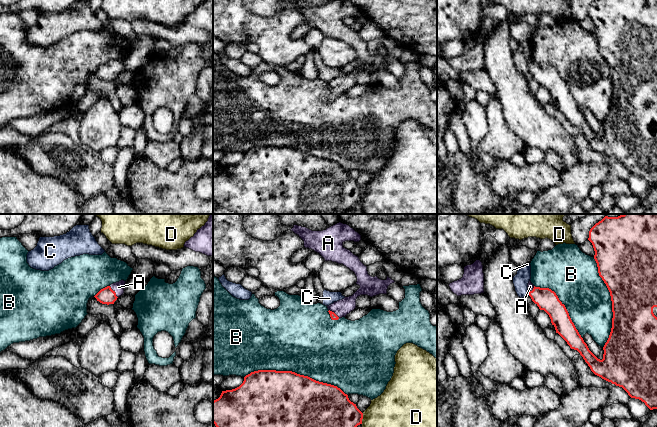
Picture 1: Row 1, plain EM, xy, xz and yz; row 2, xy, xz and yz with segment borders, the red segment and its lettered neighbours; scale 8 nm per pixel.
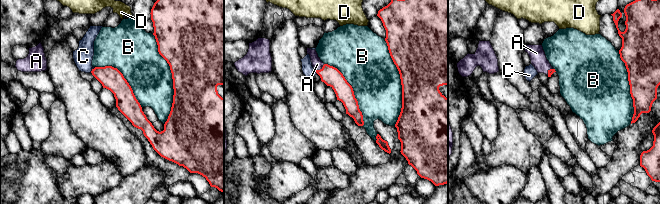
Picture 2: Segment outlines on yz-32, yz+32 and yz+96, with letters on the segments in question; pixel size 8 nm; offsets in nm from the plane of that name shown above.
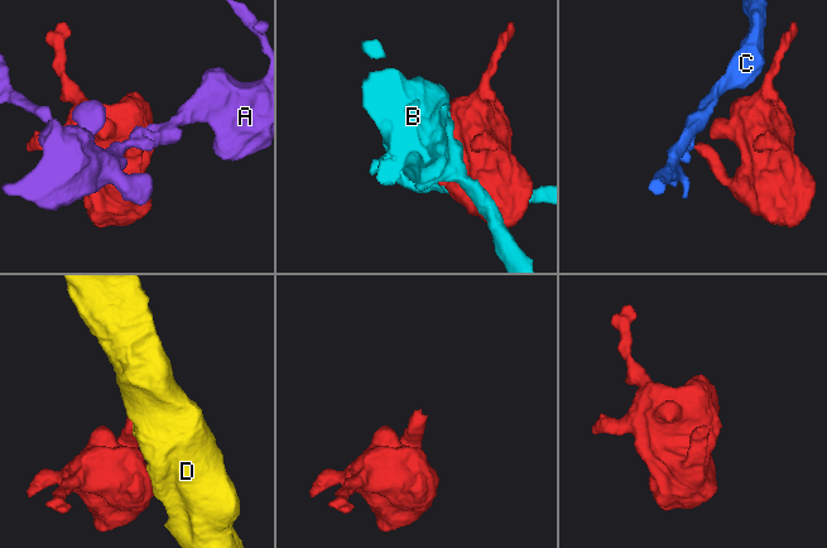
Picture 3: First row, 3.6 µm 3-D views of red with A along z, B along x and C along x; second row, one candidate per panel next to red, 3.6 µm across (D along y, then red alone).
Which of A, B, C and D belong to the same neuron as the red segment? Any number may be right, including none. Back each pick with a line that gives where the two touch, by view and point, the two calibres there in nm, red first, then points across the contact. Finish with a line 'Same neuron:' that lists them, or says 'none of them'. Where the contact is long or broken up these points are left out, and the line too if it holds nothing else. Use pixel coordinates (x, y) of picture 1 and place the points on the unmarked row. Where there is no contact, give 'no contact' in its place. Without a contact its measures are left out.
A: xy (113, 67) | 130/90 nm | across xy (106, 71), (113, 67), (118, 63)
Same neuron: A

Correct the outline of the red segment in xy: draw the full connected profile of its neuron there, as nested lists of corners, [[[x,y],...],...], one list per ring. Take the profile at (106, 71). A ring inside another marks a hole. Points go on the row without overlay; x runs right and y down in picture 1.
[[[121,56],[101,65],[94,73],[102,80],[114,80],[123,71],[126,57]]]

